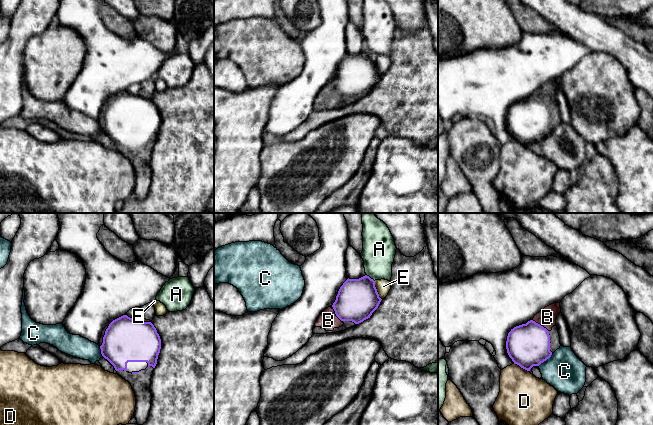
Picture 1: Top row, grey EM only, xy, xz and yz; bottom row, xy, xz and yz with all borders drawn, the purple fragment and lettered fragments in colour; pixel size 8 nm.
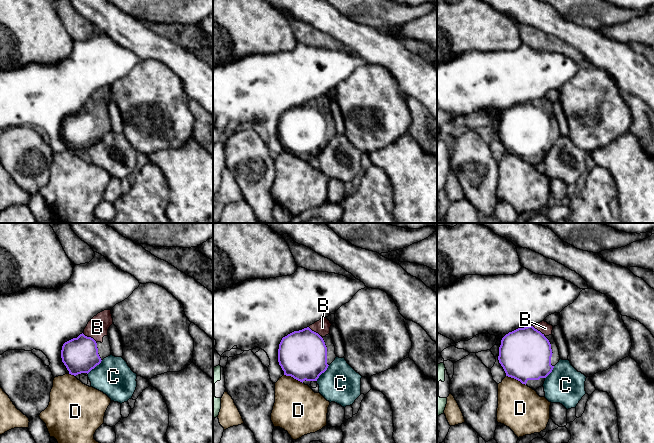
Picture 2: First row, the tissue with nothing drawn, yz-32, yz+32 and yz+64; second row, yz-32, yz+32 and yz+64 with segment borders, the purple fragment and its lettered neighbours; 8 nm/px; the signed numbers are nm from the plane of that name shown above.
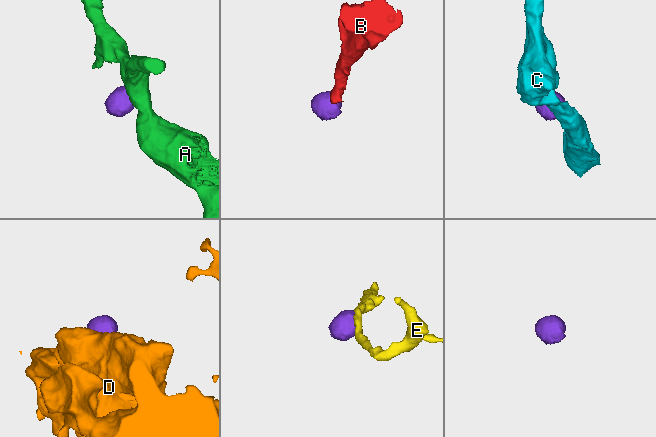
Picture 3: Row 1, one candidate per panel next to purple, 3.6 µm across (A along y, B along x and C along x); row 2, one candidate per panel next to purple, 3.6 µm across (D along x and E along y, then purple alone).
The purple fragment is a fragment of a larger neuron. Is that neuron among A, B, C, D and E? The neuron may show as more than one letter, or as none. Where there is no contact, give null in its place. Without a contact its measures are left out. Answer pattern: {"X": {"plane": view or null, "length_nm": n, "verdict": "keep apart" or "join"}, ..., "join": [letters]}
{"A": {"plane": "xz", "length_nm": 90, "verdict": "keep apart"}, "B": {"plane": "yz", "length_nm": 170, "verdict": "join"}, "C": {"plane": "yz", "length_nm": 150, "verdict": "keep apart"}, "D": {"plane": "yz", "length_nm": 140, "verdict": "keep apart"}, "E": {"plane": "xz", "length_nm": 160, "verdict": "keep apart"}, "join": ["B"]}

